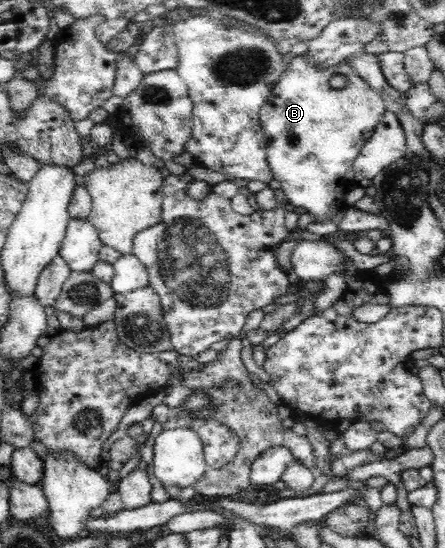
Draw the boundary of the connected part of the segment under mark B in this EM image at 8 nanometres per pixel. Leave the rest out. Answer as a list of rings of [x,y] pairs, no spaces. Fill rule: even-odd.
[[[309,53],[293,57],[277,85],[271,90],[268,102],[260,111],[260,122],[268,139],[267,161],[273,171],[273,178],[281,182],[287,198],[285,204],[289,208],[304,208],[307,214],[315,217],[313,223],[339,224],[345,208],[348,207],[344,199],[345,193],[353,185],[345,179],[345,174],[352,170],[352,164],[361,148],[374,134],[374,129],[386,111],[381,94],[359,78],[347,61],[322,70],[321,65],[315,65],[315,59]],[[335,73],[346,76],[347,86],[341,89],[329,87],[331,75]]]

